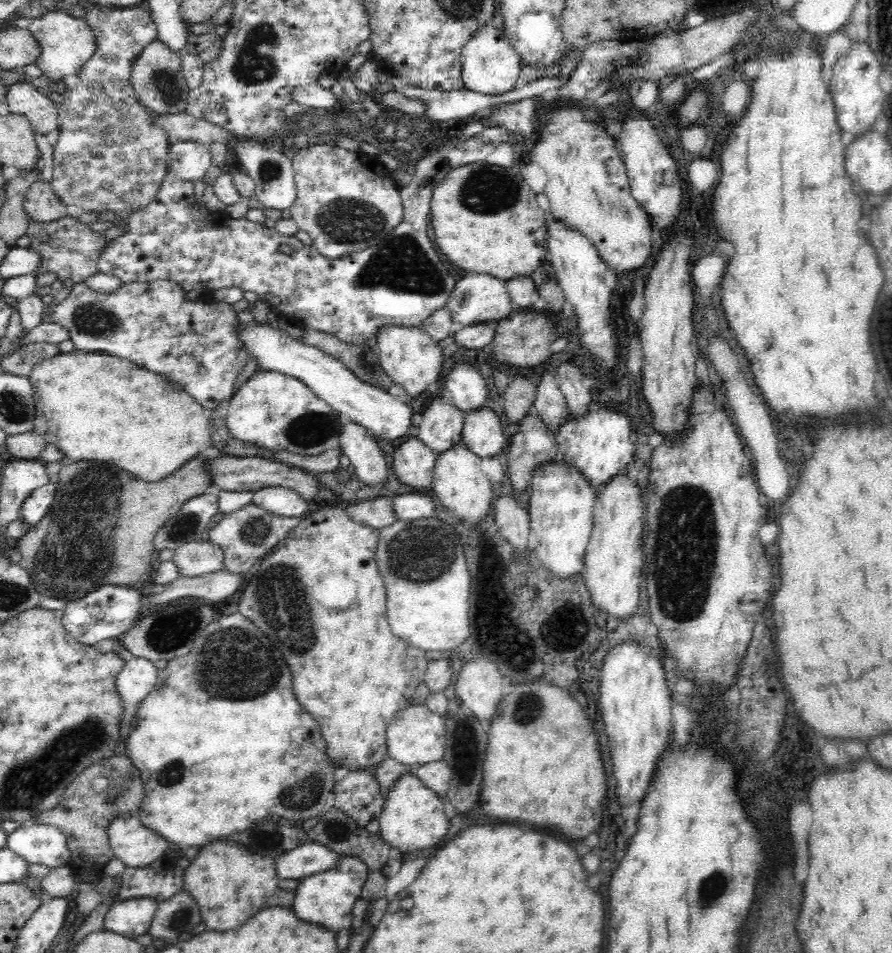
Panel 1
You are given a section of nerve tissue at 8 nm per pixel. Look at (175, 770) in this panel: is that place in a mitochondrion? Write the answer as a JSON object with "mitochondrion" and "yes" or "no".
{"mitochondrion":"yes"}

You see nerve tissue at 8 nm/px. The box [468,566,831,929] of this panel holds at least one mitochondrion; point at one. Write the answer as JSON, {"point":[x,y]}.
{"point":[715,885]}

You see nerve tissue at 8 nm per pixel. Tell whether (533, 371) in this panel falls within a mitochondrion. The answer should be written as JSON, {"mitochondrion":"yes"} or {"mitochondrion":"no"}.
{"mitochondrion":"no"}

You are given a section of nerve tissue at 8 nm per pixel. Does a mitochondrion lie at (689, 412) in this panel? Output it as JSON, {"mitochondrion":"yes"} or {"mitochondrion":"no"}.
{"mitochondrion":"no"}

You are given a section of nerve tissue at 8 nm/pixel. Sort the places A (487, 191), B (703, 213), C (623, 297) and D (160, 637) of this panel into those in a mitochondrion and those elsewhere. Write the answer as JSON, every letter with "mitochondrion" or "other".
{"A":"mitochondrion","B":"other","C":"other","D":"mitochondrion"}

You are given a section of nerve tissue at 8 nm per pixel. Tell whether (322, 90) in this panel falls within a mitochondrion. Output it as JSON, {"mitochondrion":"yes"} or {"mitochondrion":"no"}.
{"mitochondrion":"no"}

